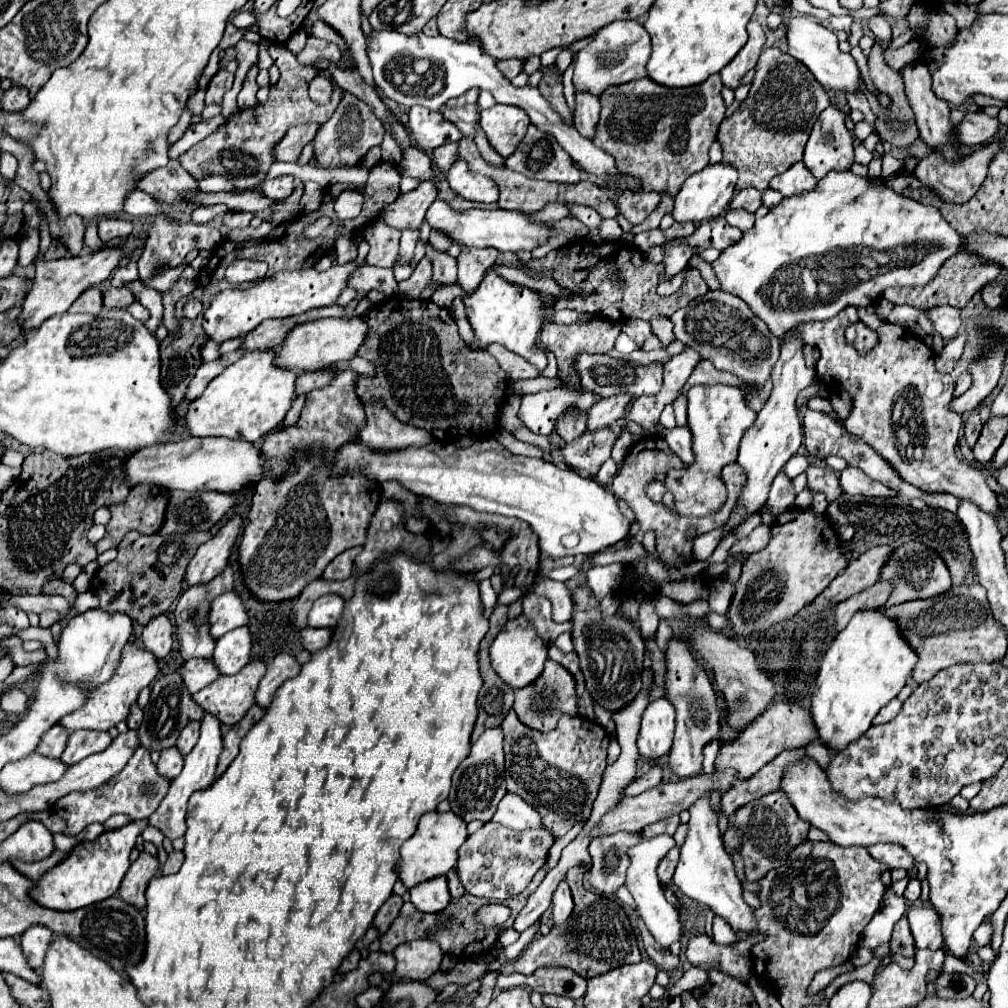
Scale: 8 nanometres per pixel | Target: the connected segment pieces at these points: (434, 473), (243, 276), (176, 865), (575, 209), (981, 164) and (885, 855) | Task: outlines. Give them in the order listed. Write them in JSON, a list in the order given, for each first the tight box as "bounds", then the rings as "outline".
[{"bounds":[337,438,631,558],"outline":[[[493,438],[479,440],[469,448],[433,440],[421,448],[385,454],[373,454],[369,446],[357,440],[357,444],[347,444],[337,452],[337,472],[365,472],[379,484],[399,482],[405,490],[441,504],[461,504],[477,512],[521,518],[539,536],[541,552],[551,558],[593,556],[631,538],[631,520],[619,510],[613,492],[601,488],[595,480],[581,478],[567,466],[513,456]]]},{"bounds":[227,260,267,284],"outline":[[[235,260],[227,268],[227,280],[231,284],[243,284],[243,282],[257,282],[263,280],[267,274],[265,262],[253,262],[253,260]]]},{"bounds":[165,852,183,874],"outline":[[[171,852],[165,860],[165,874],[175,874],[183,864],[183,852]]]},{"bounds":[569,204,601,220],"outline":[[[569,204],[571,212],[579,218],[579,220],[601,220],[601,216],[593,210],[593,208],[587,208],[587,206],[577,206],[577,204]]]},{"bounds":[915,142,999,204],"outline":[[[993,142],[989,144],[987,148],[983,150],[977,150],[973,152],[971,156],[965,156],[961,162],[957,164],[949,164],[945,162],[939,154],[935,152],[929,152],[927,158],[923,158],[917,168],[915,168],[915,176],[921,180],[921,184],[929,186],[941,200],[945,202],[951,202],[951,204],[965,204],[969,198],[973,198],[973,194],[979,190],[979,186],[983,184],[985,176],[987,176],[987,168],[989,168],[989,162],[993,158],[993,154],[999,150],[999,144]]]},{"bounds":[867,844,915,870],"outline":[[[875,844],[873,848],[867,848],[867,850],[875,860],[893,868],[909,870],[915,864],[913,856],[909,856],[909,852],[905,852],[905,848],[901,848],[899,844]]]}]

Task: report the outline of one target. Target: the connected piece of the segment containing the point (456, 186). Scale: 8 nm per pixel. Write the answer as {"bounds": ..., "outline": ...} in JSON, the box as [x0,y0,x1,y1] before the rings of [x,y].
{"bounds":[447,160,499,202],"outline":[[[457,160],[447,172],[447,182],[453,192],[471,202],[497,202],[499,190],[487,176],[469,172],[465,160]]]}

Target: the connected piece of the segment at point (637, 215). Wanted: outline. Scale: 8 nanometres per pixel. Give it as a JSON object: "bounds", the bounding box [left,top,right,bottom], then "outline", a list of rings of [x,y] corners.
{"bounds":[617,190,661,224],"outline":[[[627,190],[617,198],[617,208],[631,224],[641,224],[657,208],[659,202],[661,202],[661,196],[655,192]]]}

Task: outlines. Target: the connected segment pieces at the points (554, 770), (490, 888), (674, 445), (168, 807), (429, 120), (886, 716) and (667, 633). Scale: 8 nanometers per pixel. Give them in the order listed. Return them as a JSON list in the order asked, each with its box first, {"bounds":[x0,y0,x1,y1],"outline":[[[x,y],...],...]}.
[{"bounds":[503,710,609,836],"outline":[[[511,710],[503,724],[505,782],[507,792],[523,796],[555,836],[565,836],[577,822],[585,822],[597,798],[601,776],[607,768],[609,734],[595,722],[581,716],[561,716],[555,730],[543,734],[521,724]]]},{"bounds":[455,822,555,902],"outline":[[[487,822],[475,834],[467,836],[465,844],[459,848],[455,872],[467,894],[503,902],[527,888],[531,878],[545,864],[545,858],[553,842],[555,842],[555,836],[547,830],[515,832],[501,824]]]},{"bounds":[663,428,693,464],"outline":[[[673,428],[673,430],[665,430],[663,432],[663,440],[667,442],[667,446],[671,450],[675,450],[677,456],[681,456],[681,460],[685,464],[693,462],[693,452],[691,452],[691,432],[689,428]]]},{"bounds":[147,712,223,840],"outline":[[[205,712],[205,718],[201,720],[201,736],[199,742],[195,744],[195,748],[189,752],[189,756],[185,756],[185,766],[183,772],[171,782],[169,792],[165,794],[165,798],[161,800],[159,808],[147,818],[149,826],[155,826],[163,836],[175,840],[181,838],[185,834],[185,814],[187,814],[187,802],[191,798],[193,792],[197,790],[205,790],[213,780],[215,780],[215,768],[217,768],[217,758],[223,750],[223,738],[221,738],[221,724],[217,722],[217,718],[213,718],[209,712]]]},{"bounds":[407,106,461,152],"outline":[[[413,106],[409,110],[407,128],[413,134],[415,144],[425,152],[431,152],[433,148],[445,142],[461,140],[461,132],[455,128],[455,124],[449,124],[439,112],[433,112],[421,106]]]},{"bounds":[873,698,901,724],"outline":[[[893,698],[885,708],[881,708],[881,712],[875,716],[873,724],[885,724],[885,722],[893,720],[899,714],[899,710],[901,710],[901,702],[897,698]]]},{"bounds":[656,619,672,652],"outline":[[[660,619],[659,626],[656,632],[656,642],[662,652],[667,648],[667,642],[672,635],[672,629],[667,620]]]}]

